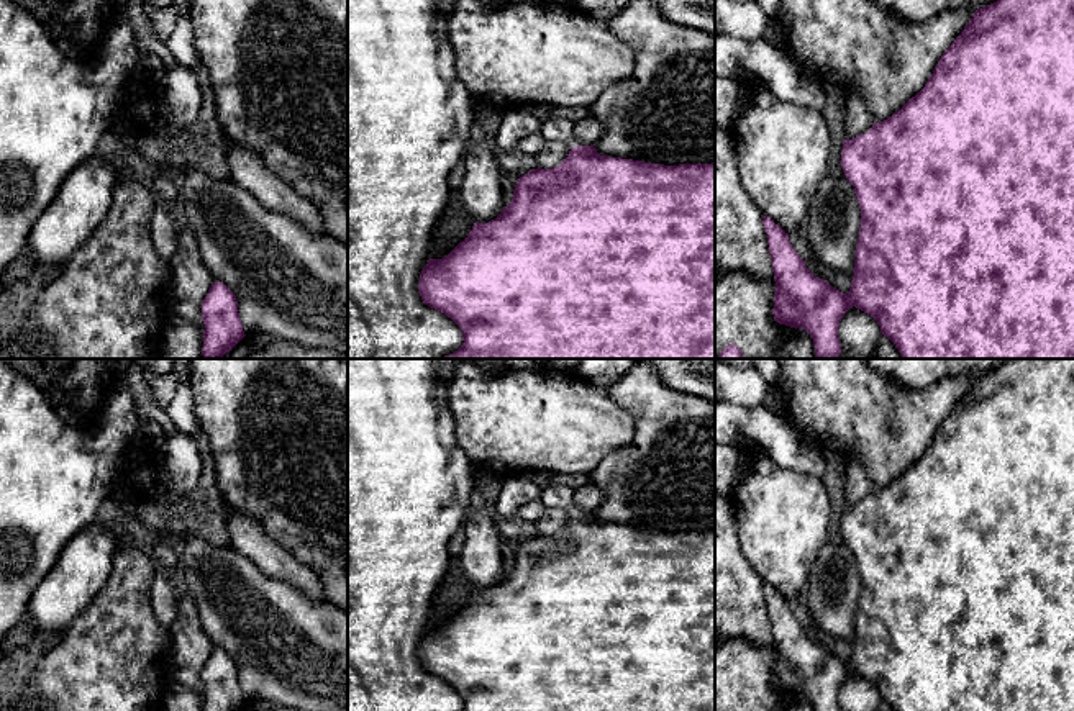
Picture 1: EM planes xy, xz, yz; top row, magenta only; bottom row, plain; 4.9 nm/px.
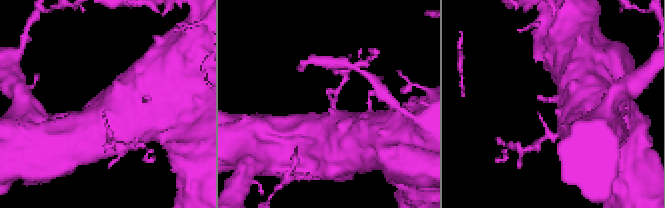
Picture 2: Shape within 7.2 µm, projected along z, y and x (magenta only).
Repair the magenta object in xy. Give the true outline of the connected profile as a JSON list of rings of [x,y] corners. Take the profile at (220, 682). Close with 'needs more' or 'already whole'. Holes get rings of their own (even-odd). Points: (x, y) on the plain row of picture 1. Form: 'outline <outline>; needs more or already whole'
outline [[[215,649],[202,668],[203,711],[238,711],[246,701],[234,660]]]; already whole

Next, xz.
outline [[[548,478],[539,501],[571,518],[553,536],[533,536],[517,547],[513,565],[489,590],[474,590],[467,605],[443,626],[430,626],[418,649],[425,672],[444,680],[462,698],[462,711],[715,711],[715,529],[664,532],[600,523],[594,511],[579,513],[574,490]]]; needs more

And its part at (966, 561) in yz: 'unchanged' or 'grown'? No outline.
unchanged

